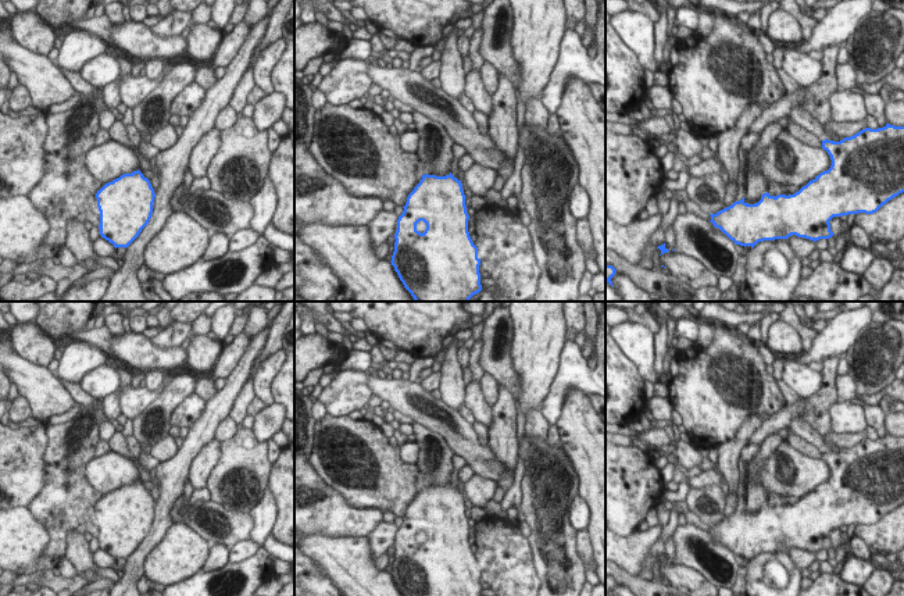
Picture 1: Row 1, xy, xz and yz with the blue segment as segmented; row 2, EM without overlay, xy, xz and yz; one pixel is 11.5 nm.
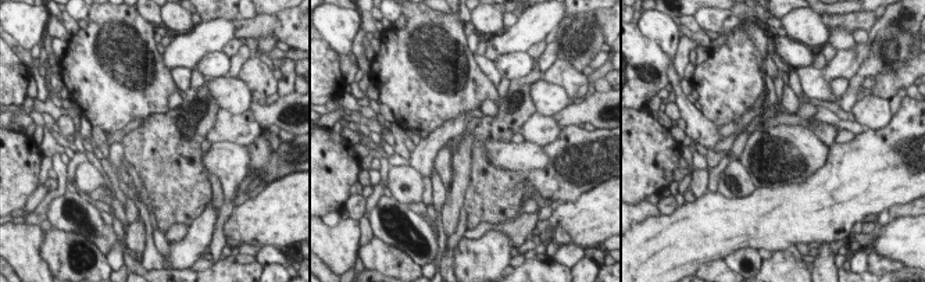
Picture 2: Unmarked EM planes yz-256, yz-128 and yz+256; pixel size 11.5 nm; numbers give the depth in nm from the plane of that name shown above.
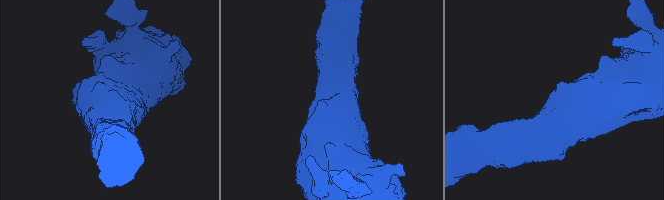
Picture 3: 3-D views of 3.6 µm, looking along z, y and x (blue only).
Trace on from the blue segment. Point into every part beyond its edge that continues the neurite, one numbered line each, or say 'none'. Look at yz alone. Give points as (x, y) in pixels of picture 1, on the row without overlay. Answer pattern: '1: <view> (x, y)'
1: yz (799, 425)

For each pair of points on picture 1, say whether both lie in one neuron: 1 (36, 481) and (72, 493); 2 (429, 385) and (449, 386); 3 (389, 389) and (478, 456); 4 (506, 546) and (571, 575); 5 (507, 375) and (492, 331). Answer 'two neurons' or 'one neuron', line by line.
1: two neurons
2: two neurons
3: one neuron
4: two neurons
5: one neuron

